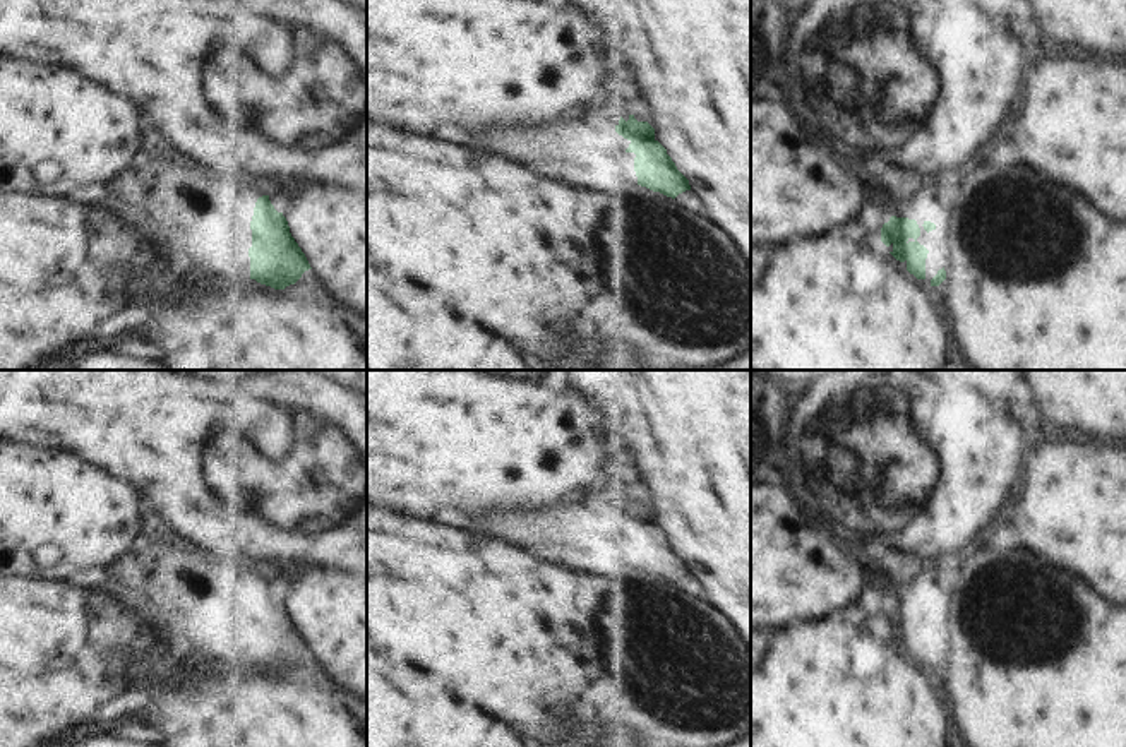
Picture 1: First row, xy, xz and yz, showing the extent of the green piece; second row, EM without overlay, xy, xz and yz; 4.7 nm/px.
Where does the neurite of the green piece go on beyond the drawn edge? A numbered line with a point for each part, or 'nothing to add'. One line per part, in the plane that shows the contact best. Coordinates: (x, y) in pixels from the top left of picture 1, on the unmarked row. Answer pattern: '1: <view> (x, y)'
1: yz (938, 583)

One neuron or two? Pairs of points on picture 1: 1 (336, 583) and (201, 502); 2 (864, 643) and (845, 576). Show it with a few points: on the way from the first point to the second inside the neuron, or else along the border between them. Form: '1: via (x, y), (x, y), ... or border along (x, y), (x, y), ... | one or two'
1: border along (302, 566), (328, 566), (348, 573) | two
2: border along (840, 610), (801, 617) | two

